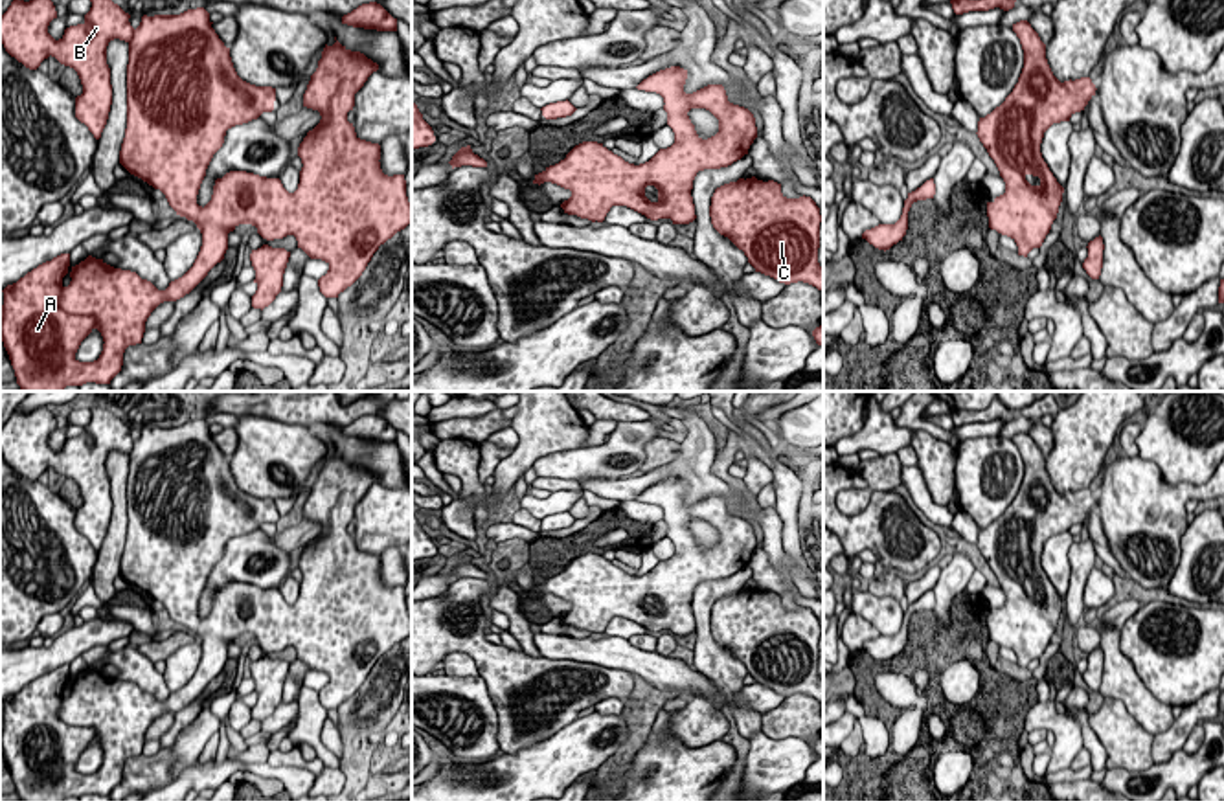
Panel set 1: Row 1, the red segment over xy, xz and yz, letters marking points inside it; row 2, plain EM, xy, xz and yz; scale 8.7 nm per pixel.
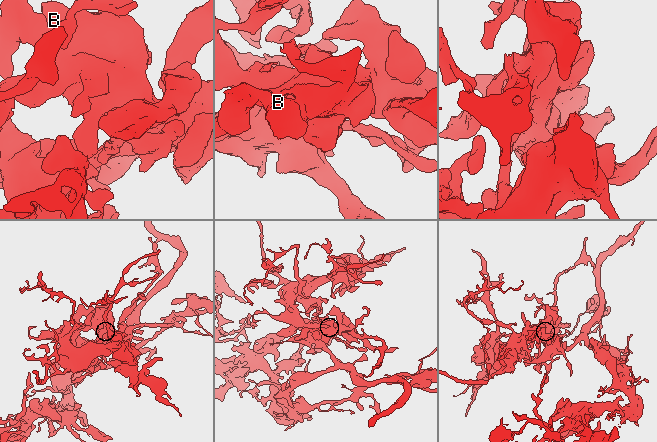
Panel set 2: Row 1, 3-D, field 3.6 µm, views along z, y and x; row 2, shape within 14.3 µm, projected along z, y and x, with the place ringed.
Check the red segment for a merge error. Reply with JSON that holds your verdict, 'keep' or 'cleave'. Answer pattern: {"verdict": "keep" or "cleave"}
{"verdict": "keep"}

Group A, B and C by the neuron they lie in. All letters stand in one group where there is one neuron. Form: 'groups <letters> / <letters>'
groups A B C

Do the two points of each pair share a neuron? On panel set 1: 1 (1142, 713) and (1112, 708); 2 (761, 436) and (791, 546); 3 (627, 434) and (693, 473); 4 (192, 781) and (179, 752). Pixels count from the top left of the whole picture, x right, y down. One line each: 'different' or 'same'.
1: different
2: same
3: different
4: different

